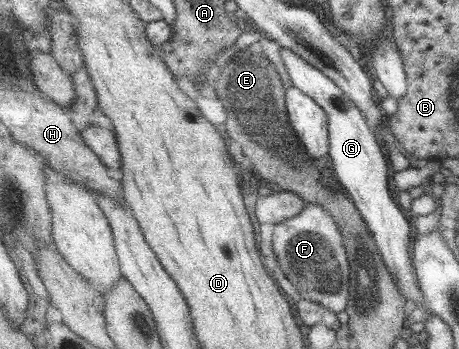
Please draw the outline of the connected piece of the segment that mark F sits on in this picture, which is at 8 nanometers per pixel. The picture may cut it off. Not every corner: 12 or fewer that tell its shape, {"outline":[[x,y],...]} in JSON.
{"outline":[[308,203],[271,241],[303,299],[348,309],[341,227]]}

